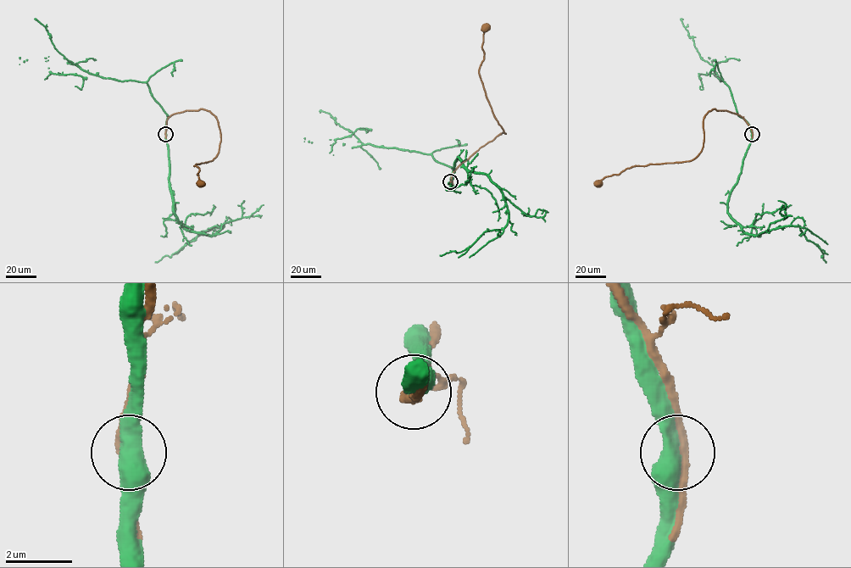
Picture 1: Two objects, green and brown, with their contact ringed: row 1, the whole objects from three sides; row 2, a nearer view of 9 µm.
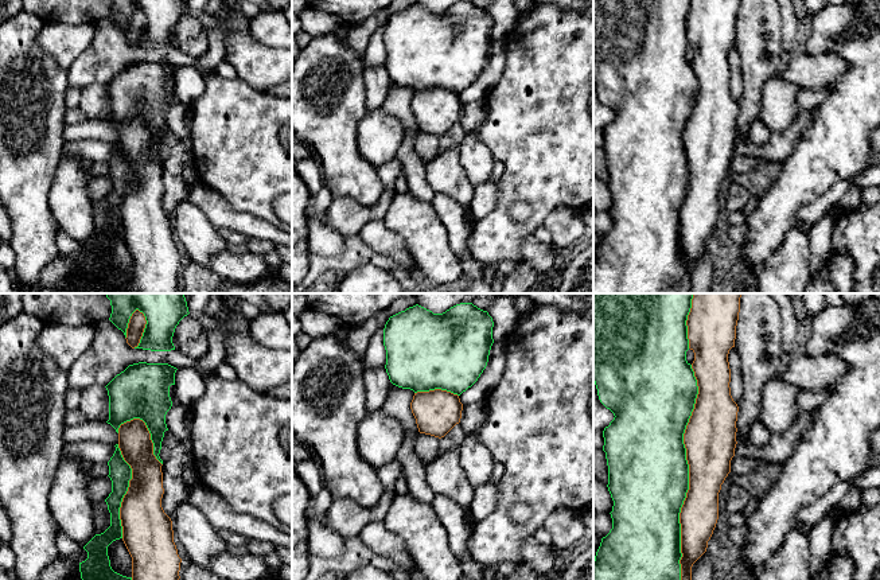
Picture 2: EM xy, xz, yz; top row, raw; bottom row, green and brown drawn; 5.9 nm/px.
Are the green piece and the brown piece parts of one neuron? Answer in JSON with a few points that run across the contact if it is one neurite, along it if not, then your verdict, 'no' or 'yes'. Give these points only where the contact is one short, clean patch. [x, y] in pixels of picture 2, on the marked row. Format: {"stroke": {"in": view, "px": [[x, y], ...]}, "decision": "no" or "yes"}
{"decision": "yes"}

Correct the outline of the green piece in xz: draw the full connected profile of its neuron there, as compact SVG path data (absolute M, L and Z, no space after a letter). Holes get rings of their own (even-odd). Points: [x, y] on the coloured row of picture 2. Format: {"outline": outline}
{"outline": "M472 303L443 314L416 304L389 318L385 369L393 385L414 392L410 409L420 433L441 439L460 423L459 396L487 366L492 327L488 312Z"}

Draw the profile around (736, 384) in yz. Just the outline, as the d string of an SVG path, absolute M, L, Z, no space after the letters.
M735 347L729 350L728 362L731 369L731 396L739 404L744 396L744 370L741 366L740 355Z

